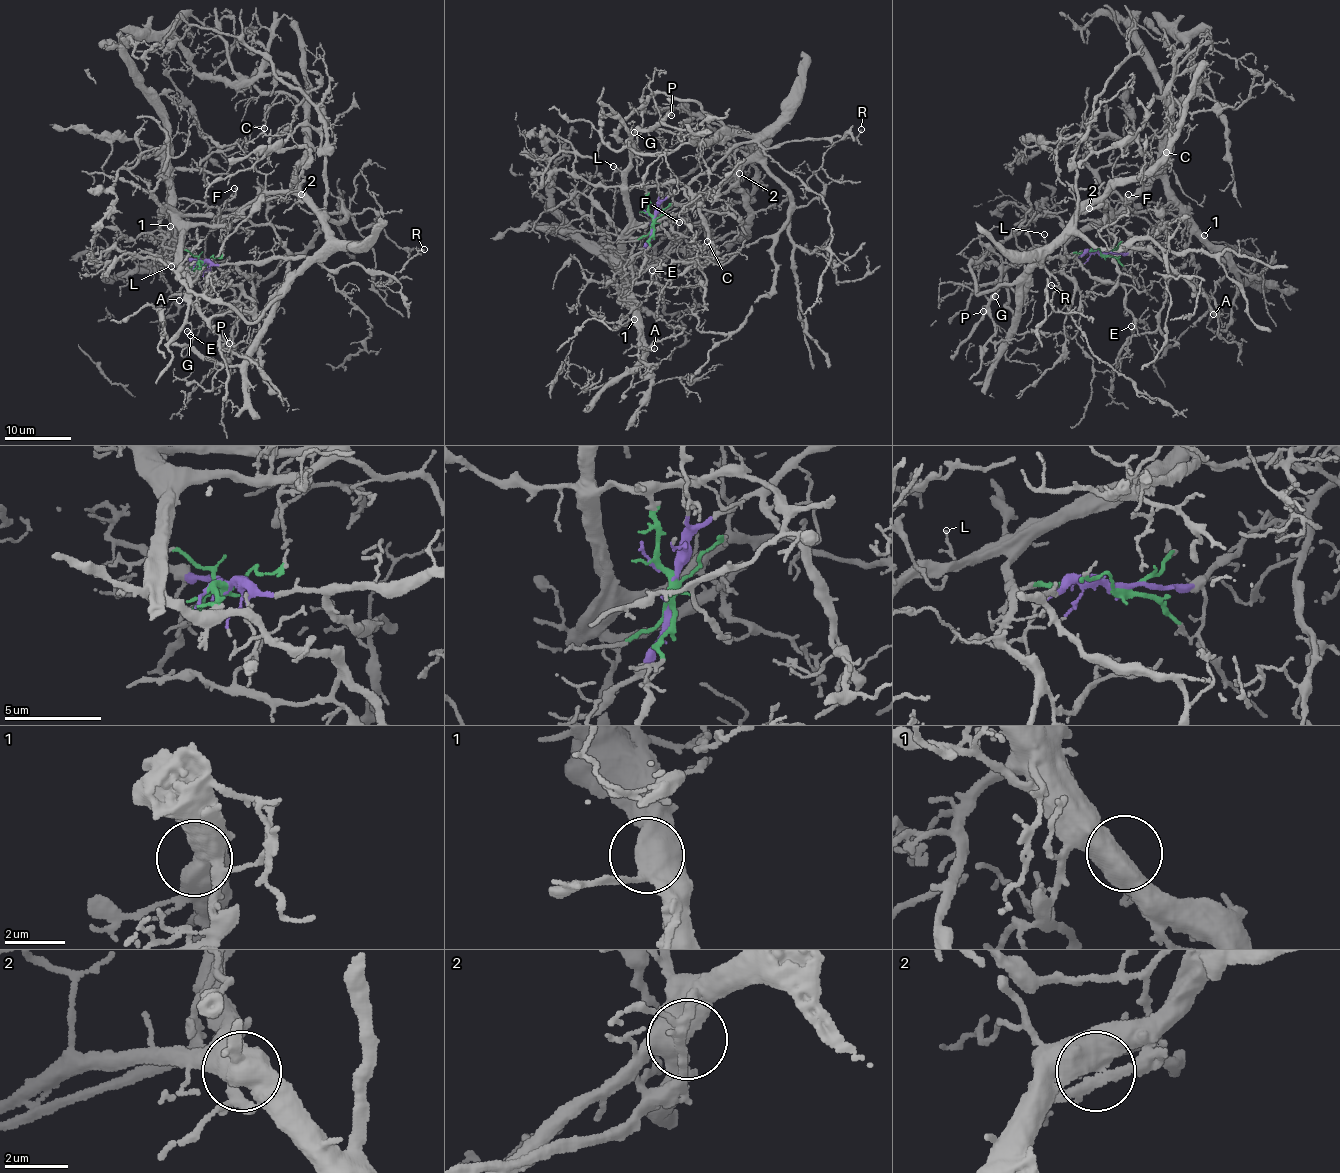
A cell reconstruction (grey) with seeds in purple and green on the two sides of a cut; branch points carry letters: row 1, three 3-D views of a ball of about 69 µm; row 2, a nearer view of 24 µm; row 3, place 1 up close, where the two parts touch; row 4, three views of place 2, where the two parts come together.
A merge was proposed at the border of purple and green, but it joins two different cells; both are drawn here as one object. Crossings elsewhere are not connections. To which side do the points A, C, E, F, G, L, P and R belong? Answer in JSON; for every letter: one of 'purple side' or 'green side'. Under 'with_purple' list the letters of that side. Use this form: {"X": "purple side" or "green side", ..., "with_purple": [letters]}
{"A": "green side", "C": "purple side", "E": "purple side", "F": "green side", "G": "green side", "L": "green side", "P": "green side", "R": "purple side", "with_purple": ["C", "E", "R"]}

